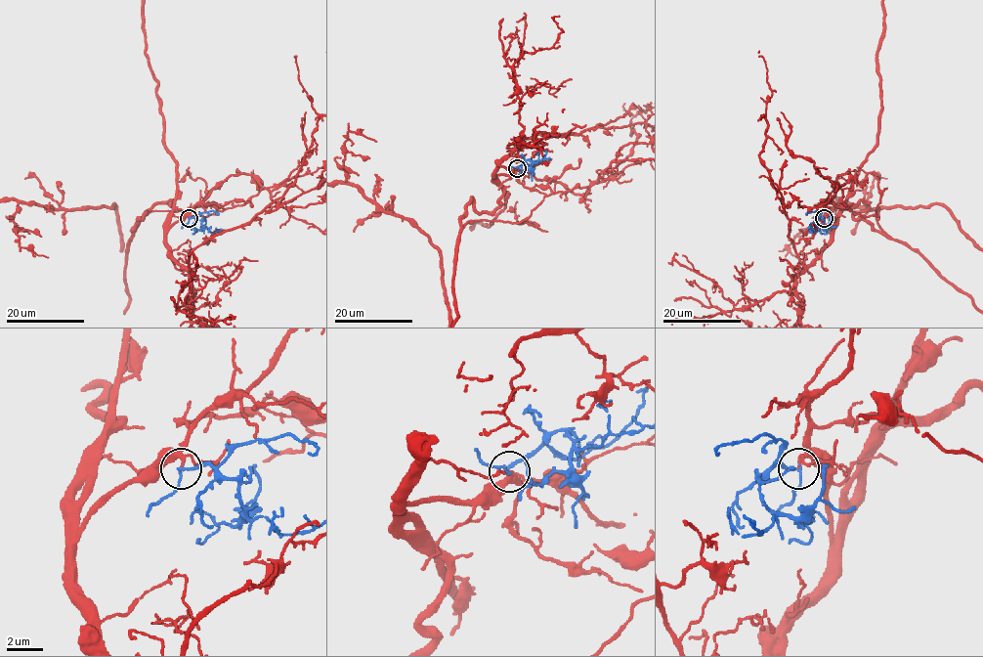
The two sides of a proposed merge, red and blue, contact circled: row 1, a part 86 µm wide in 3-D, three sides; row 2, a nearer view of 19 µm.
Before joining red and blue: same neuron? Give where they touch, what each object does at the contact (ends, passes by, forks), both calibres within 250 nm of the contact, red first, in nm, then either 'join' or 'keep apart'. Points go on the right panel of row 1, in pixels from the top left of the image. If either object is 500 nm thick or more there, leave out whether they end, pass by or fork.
place (824, 218); red passes by; blue passes by; calibres 150 and 150 nm; join

